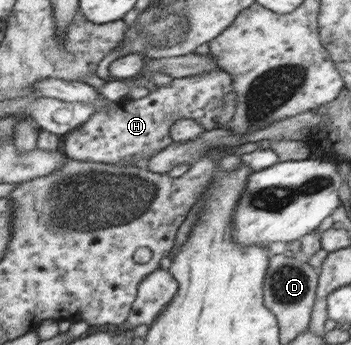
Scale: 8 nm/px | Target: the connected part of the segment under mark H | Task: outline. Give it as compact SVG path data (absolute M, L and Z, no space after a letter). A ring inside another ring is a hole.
M221 69L182 78L172 78L165 86L153 86L144 97L135 100L121 99L110 102L105 109L96 111L89 119L63 135L63 153L69 159L115 164L133 158L138 164L172 144L169 125L179 118L194 118L209 131L223 128L236 109L236 92L232 78Z

